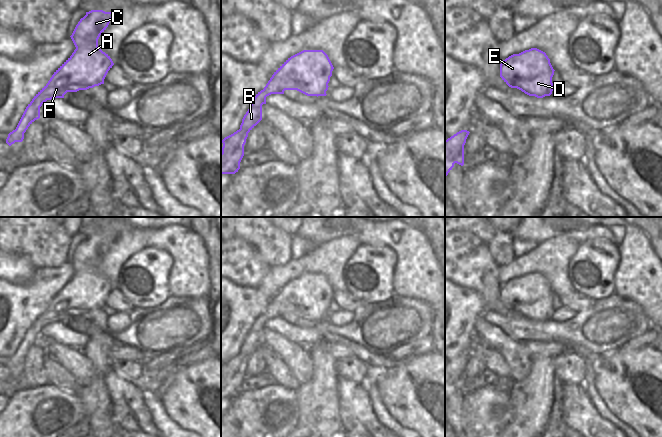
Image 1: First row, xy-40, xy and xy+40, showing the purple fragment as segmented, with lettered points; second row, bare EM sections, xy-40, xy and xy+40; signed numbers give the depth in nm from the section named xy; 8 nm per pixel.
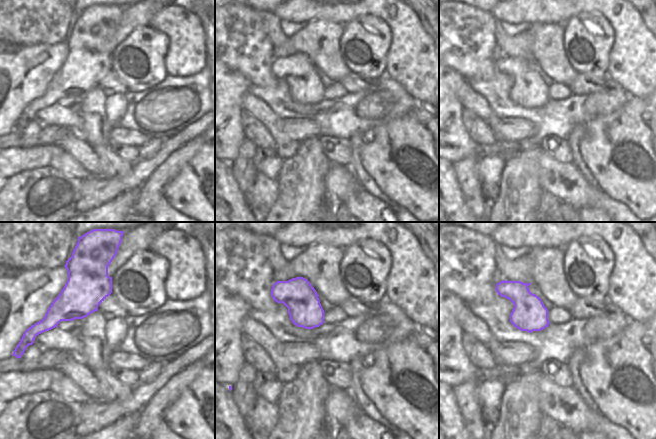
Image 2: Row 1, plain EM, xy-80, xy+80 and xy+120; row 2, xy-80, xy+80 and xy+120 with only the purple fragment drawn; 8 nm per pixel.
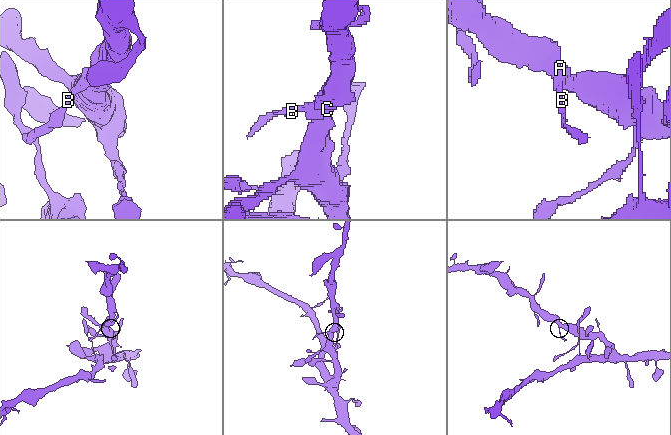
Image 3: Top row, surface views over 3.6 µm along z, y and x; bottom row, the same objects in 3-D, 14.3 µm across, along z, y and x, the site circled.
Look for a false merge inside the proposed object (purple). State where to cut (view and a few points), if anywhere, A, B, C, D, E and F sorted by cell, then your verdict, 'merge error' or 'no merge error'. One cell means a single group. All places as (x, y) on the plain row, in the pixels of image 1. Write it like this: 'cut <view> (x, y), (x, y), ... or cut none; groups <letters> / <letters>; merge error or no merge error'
cut none; groups A B C D E F; no merge error

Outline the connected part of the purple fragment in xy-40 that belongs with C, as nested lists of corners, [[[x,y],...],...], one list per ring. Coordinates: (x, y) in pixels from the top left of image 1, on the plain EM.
[[[91,234],[80,243],[70,260],[76,273],[28,328],[16,353],[8,358],[6,367],[9,370],[23,365],[24,357],[40,342],[40,331],[47,324],[64,322],[67,316],[87,314],[104,308],[114,287],[98,271],[98,263],[115,239],[115,236]]]

